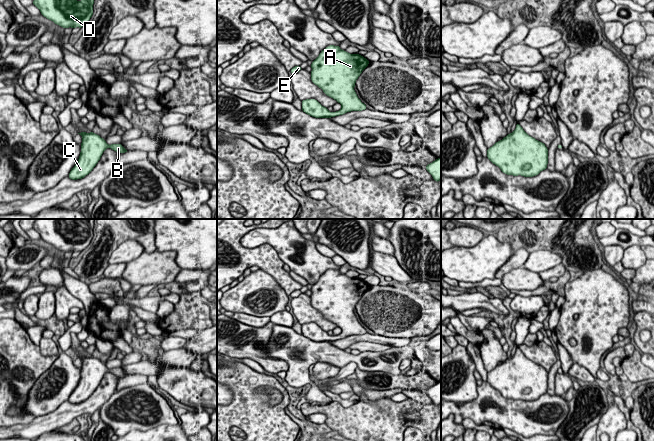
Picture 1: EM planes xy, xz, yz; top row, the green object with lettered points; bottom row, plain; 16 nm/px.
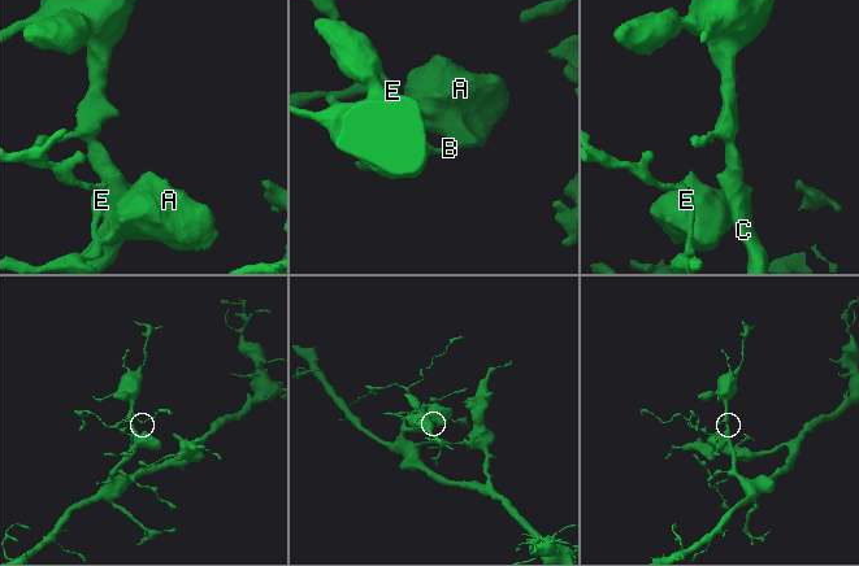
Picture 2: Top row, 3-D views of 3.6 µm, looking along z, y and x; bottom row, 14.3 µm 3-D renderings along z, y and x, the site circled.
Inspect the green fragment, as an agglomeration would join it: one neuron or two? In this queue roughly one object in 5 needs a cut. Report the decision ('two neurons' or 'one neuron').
one neuron

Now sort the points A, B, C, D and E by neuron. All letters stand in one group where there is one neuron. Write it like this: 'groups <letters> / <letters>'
groups A B C D E

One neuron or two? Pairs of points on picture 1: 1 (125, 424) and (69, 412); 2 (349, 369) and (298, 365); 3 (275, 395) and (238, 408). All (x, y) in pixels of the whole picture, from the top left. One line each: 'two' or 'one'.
1: two
2: two
3: two

